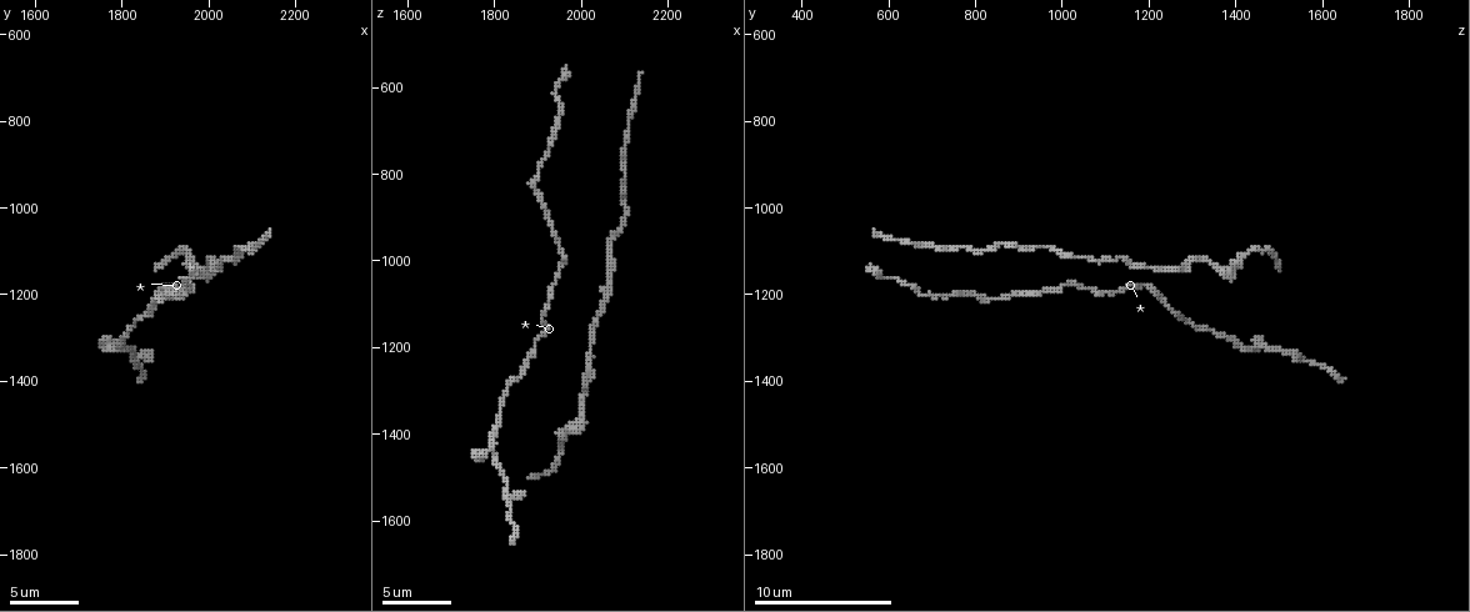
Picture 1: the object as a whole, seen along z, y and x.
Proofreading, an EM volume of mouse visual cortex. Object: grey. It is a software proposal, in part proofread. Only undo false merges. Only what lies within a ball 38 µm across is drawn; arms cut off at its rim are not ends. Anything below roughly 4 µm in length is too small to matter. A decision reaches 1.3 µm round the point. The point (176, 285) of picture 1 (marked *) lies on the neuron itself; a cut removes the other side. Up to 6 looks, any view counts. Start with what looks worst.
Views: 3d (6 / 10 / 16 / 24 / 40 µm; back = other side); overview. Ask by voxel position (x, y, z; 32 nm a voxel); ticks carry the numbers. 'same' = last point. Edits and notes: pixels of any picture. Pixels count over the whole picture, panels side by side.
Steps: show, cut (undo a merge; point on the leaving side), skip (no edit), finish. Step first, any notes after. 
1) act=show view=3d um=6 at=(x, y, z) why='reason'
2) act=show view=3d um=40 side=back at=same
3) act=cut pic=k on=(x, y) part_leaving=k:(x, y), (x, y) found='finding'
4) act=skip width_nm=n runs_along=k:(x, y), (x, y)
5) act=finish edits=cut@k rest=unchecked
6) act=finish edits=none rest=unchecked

act=show view=3d um=10 at=(1805, 1325, 1450) why='three arms meet'

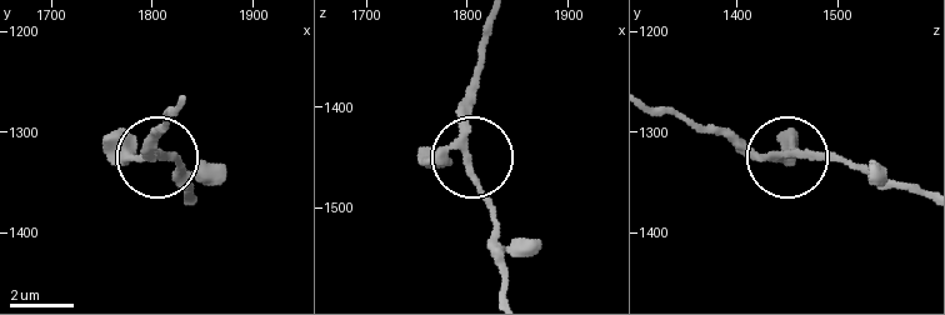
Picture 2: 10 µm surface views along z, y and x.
act=skip runs_along=2:(654, 105), (735, 133), (766, 154), (861, 163) found='all the same neuron'

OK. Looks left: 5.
act=show view=3d um=10 at=(2000, 1140, 1350) why='calibre changes'

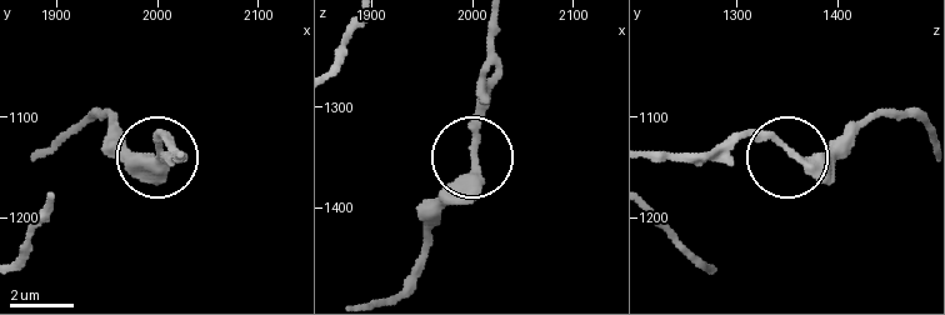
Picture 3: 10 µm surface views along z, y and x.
act=show view=3d um=10 side=back at=(2002, 1134, 1354)

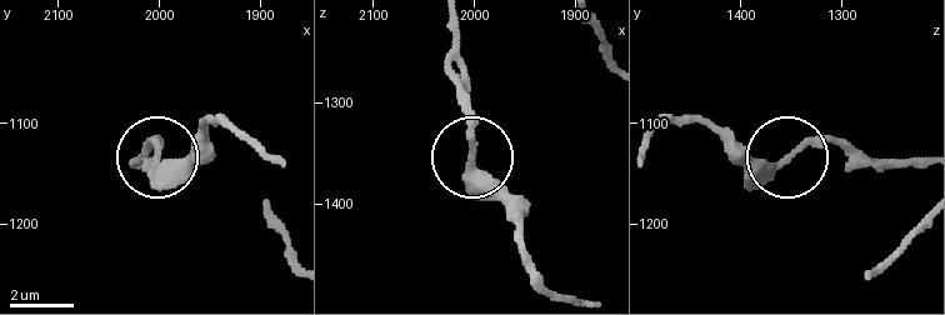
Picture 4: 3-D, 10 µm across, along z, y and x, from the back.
act=skip found='continuous, no second neuron'

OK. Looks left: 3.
act=show view=3d um=10 at=(1920, 1200, 1120) why='sudden change in width'

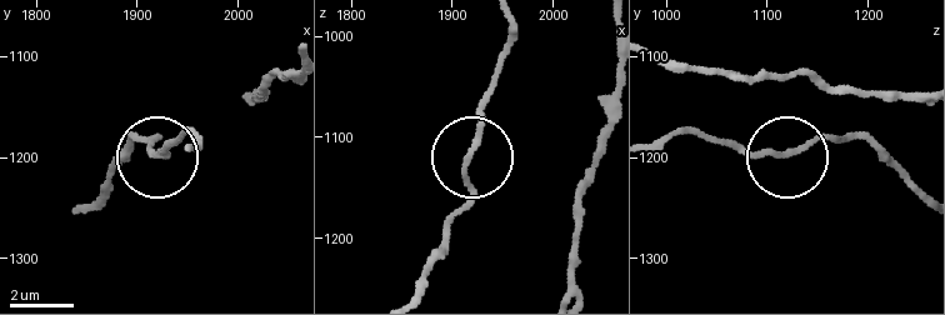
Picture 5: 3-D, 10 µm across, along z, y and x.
act=skip found='one neuron here'

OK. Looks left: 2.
act=finish edits=none rest=unchecked

